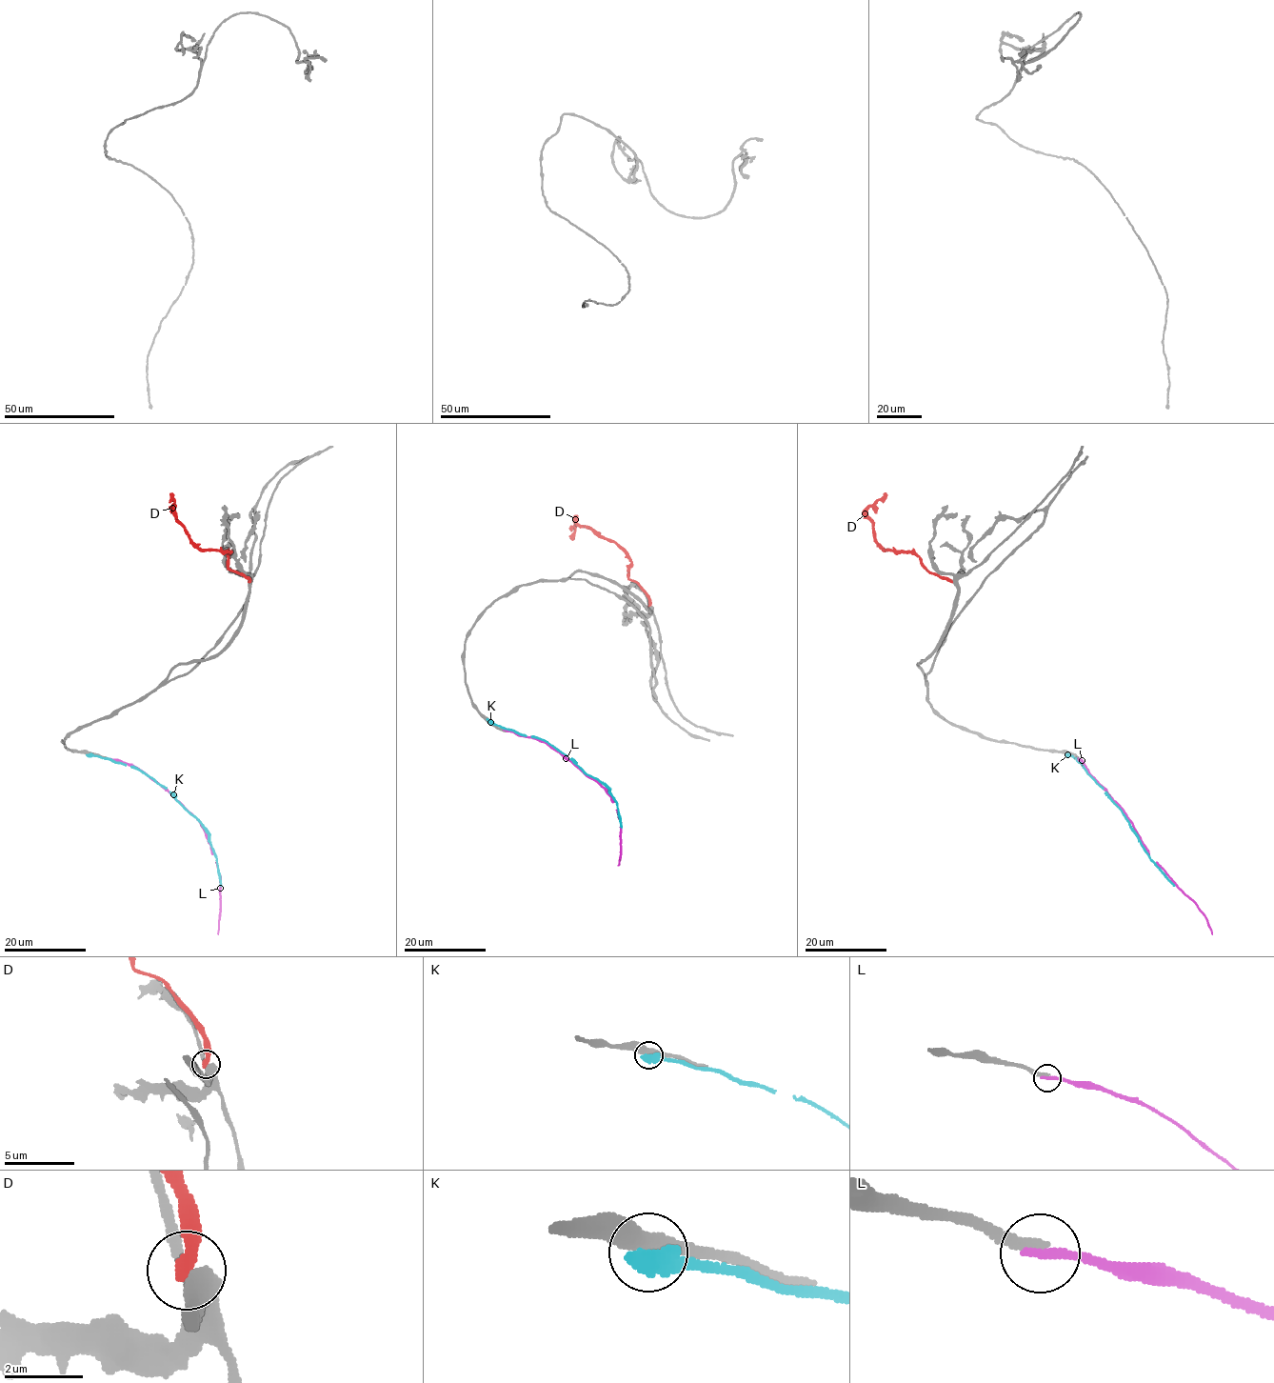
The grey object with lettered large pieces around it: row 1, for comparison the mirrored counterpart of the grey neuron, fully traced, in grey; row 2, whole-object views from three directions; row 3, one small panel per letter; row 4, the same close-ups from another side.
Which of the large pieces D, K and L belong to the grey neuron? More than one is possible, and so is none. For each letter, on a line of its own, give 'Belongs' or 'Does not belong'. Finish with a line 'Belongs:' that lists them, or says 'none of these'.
D: Does not belong
K: Does not belong
L: Does not belong
Belongs: none of these

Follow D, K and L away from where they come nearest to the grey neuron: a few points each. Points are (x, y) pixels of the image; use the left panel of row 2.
D: (248, 581), (228, 567), (230, 552), (201, 551), (192, 542), (174, 514), (171, 493)
K: (89, 753), (136, 767), (163, 786), (208, 833), (221, 886)
L: (105, 758), (131, 764), (147, 773), (201, 824), (220, 877), (217, 933)

